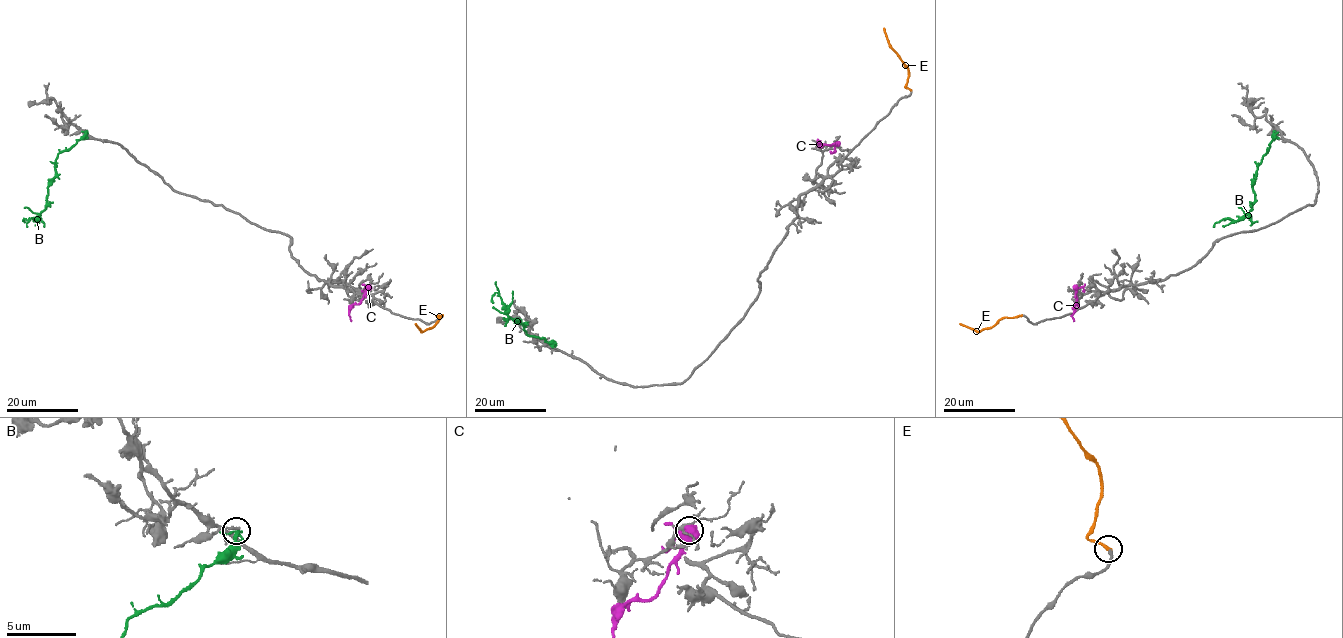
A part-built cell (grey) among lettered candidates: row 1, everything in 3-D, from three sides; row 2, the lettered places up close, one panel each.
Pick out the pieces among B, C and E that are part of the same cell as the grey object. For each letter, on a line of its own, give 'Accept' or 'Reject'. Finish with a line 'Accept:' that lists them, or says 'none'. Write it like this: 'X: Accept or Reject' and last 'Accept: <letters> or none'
B: Reject
C: Reject
E: Accept
Accept: E

